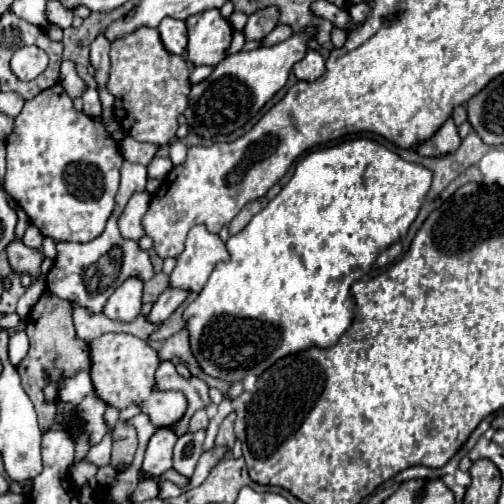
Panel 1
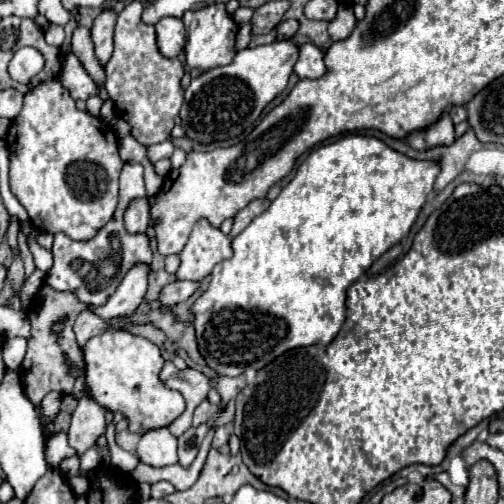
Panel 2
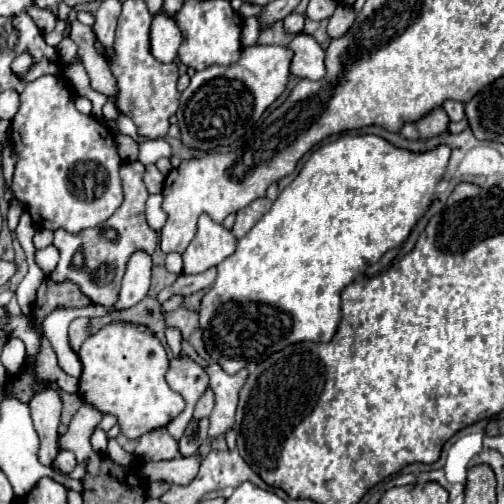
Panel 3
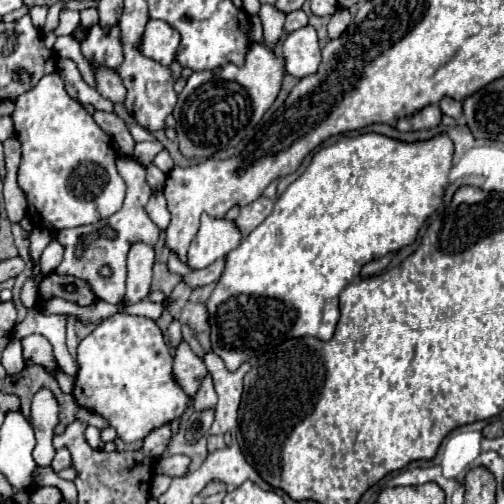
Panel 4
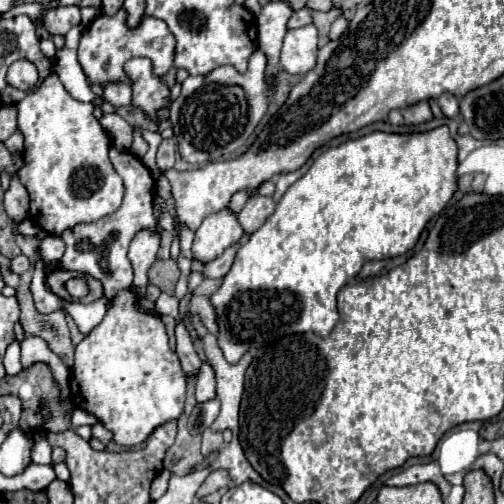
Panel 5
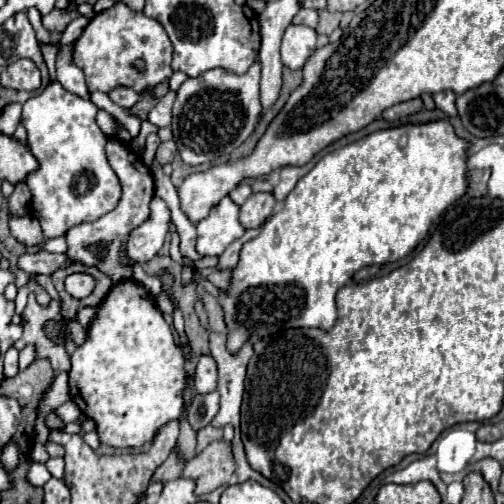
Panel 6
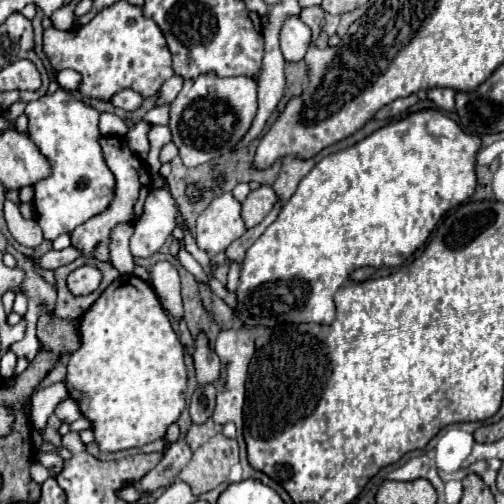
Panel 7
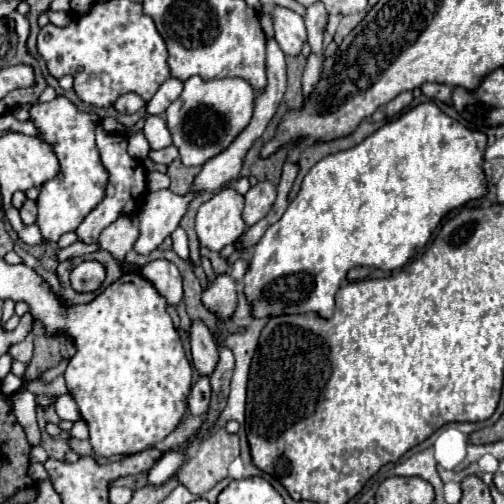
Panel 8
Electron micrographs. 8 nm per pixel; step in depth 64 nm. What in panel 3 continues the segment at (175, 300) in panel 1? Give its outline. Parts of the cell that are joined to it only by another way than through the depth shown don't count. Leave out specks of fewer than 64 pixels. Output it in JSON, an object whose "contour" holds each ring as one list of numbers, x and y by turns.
{"contour":[[210,268,210,270,196,274,196,276,178,276,174,284,166,286,158,294,158,302,166,302,172,296,190,296,202,288,208,288,214,278,216,278,216,268]]}

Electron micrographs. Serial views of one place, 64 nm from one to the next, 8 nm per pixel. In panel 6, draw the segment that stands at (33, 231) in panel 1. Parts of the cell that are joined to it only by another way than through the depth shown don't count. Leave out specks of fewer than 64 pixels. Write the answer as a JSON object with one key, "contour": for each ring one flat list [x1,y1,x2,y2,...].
{"contour":[[62,236,44,240,44,250,52,252,52,254,62,254,62,252,66,252,66,240]]}

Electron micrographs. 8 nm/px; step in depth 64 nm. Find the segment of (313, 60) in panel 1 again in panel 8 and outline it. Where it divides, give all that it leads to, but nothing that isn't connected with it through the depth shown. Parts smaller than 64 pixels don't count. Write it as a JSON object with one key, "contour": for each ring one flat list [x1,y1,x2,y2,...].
{"contour":[[276,6,270,12,270,16,274,20,274,36,276,36,276,42,280,44,282,52,286,56,298,56,306,42,304,18,298,16,294,10,280,8,280,6]]}

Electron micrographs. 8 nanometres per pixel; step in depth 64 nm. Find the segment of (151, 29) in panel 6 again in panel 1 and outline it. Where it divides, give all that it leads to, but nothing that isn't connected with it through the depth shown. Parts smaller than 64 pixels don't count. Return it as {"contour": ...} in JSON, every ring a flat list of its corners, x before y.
{"contour":[[164,18,158,26,160,36,164,46,168,48,168,52,172,54,182,54,186,50,186,42,188,42,188,34,186,34,186,24,182,20,176,18]]}

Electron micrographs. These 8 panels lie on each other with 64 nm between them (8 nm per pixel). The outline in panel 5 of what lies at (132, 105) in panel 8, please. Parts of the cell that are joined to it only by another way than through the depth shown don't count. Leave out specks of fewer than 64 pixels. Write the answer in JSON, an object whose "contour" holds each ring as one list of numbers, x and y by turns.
{"contour":[[106,82,102,86,102,96,112,106,128,106,132,100,132,88,124,82]]}

